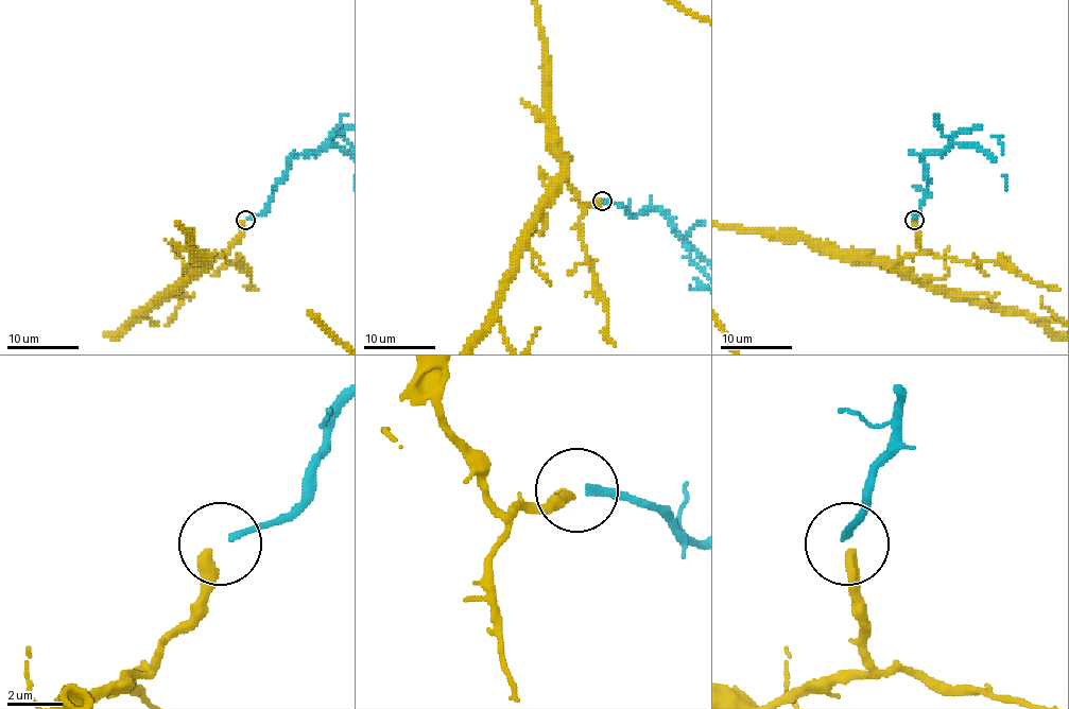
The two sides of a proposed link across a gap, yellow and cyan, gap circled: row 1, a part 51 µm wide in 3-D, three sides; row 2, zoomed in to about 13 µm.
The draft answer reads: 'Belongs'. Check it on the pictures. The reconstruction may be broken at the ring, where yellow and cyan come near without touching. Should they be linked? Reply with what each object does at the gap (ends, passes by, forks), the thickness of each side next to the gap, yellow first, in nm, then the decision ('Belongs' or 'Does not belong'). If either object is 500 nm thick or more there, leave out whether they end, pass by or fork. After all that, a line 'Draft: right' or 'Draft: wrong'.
At the ring yellow ends. At the ring cyan ends. Thickness 400 nm (yellow) against 240 nm. Belongs
Draft: right

